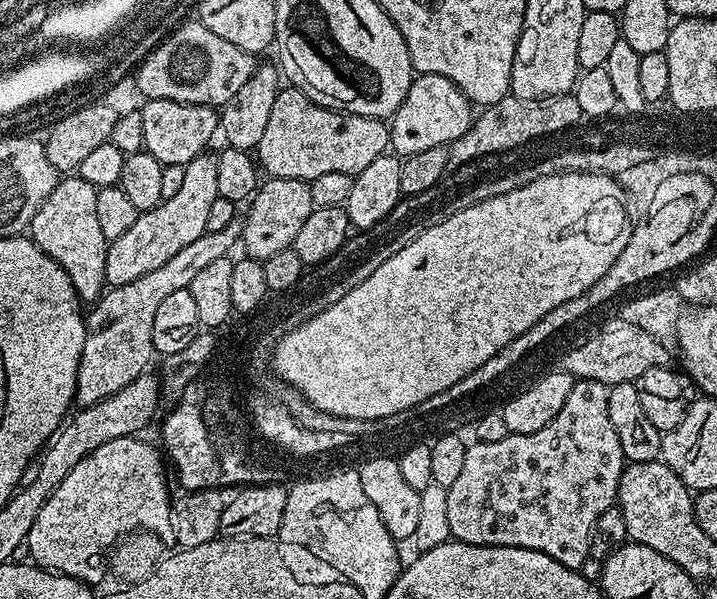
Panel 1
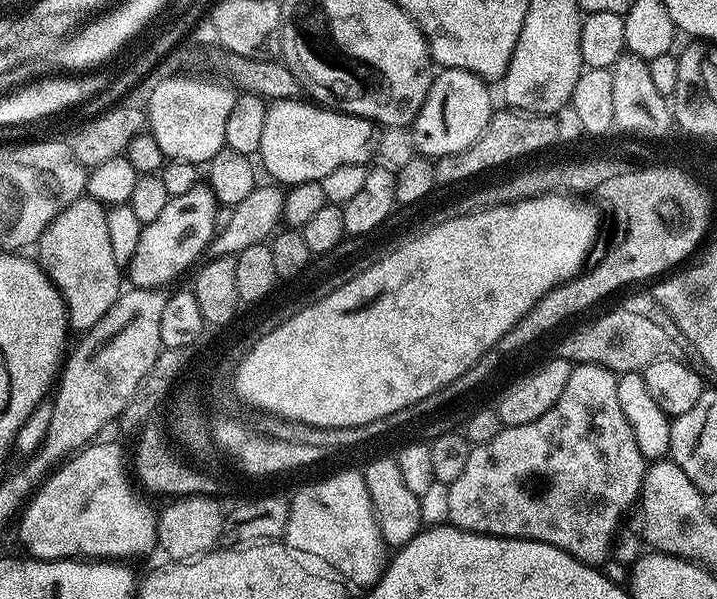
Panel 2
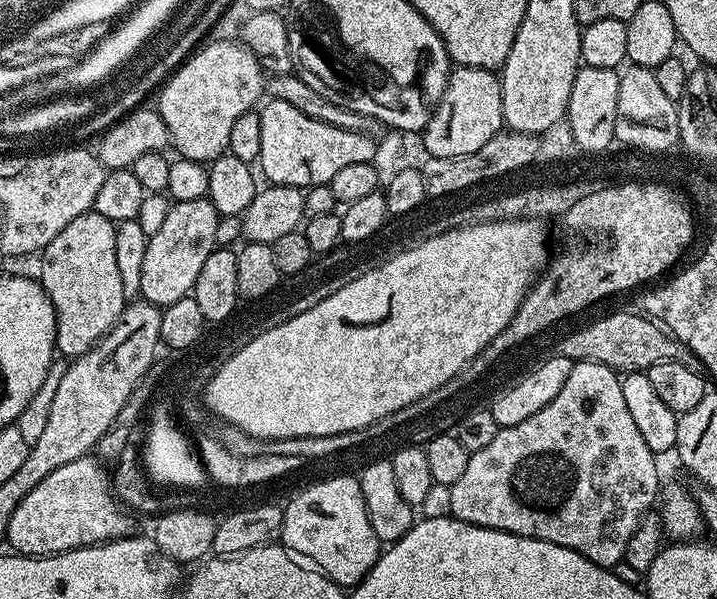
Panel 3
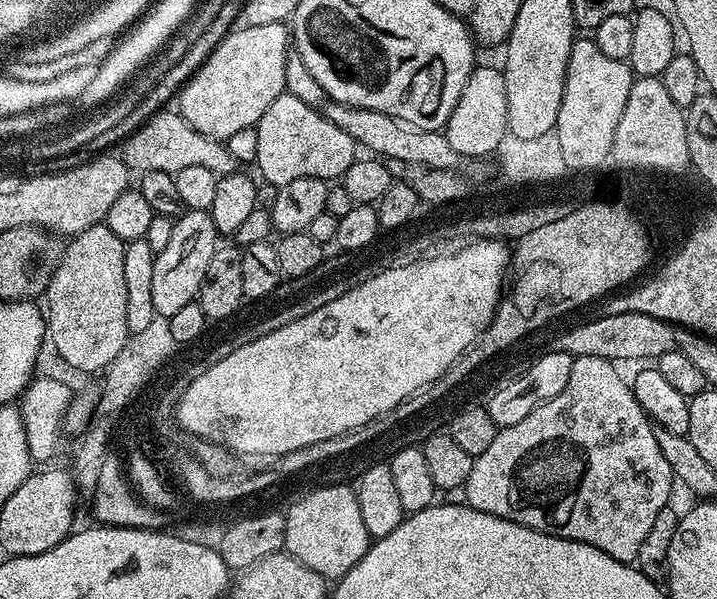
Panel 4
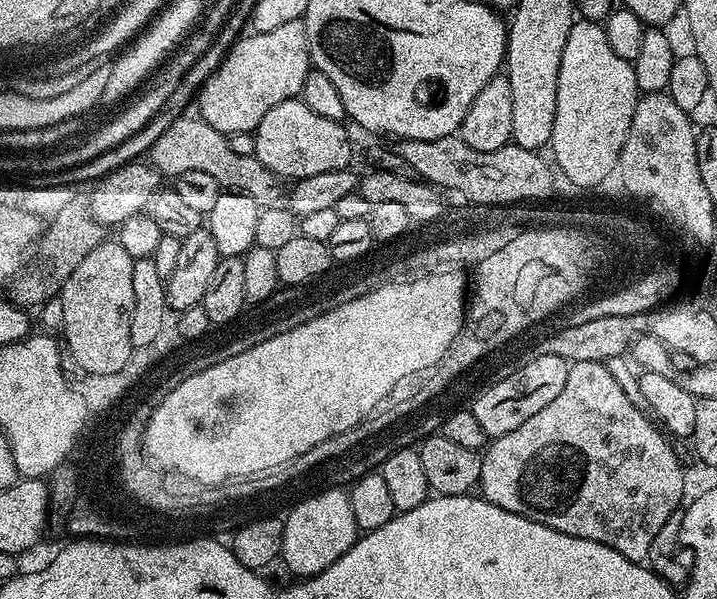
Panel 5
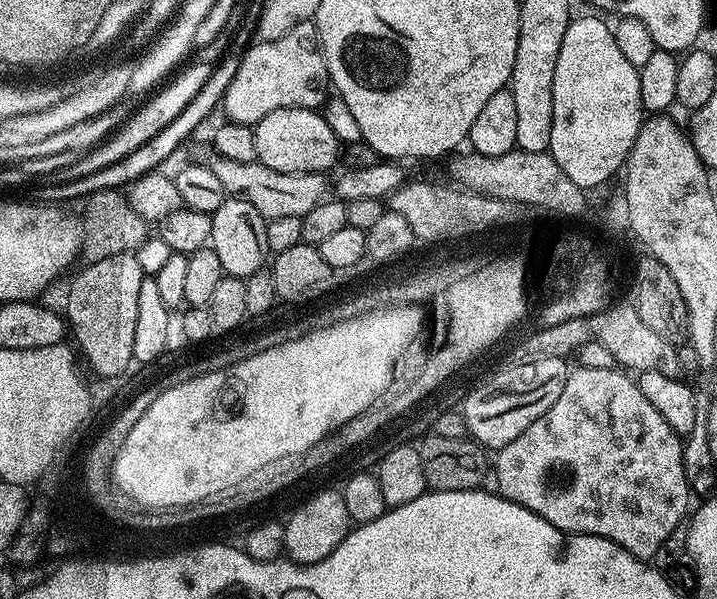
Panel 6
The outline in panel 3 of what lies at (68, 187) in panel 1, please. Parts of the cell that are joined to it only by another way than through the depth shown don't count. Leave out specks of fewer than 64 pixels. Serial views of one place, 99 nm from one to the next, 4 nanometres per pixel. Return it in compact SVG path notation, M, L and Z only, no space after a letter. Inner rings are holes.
M95 210L82 214L44 247L38 279L56 311L56 350L62 357L86 354L118 322L126 297L114 259L116 224Z

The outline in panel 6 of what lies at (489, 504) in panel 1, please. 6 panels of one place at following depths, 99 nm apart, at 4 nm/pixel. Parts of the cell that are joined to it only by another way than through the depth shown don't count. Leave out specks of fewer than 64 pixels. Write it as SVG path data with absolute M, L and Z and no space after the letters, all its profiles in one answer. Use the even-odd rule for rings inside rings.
M573 367L566 378L566 386L562 386L562 394L558 394L558 402L554 402L554 406L550 406L550 410L542 418L538 418L538 422L526 426L526 430L522 430L522 434L518 434L518 438L514 438L514 442L499 449L495 456L494 476L496 472L497 484L495 487L498 489L499 495L505 496L510 502L514 502L542 518L546 518L546 522L550 522L558 530L574 536L606 538L625 548L636 560L655 561L662 542L666 542L666 538L670 538L674 526L685 523L690 512L690 507L688 508L688 476L690 476L690 472L684 466L684 445L681 437L677 436L676 431L670 426L670 422L666 422L666 418L662 418L662 414L658 414L658 410L654 410L654 406L650 406L650 401L643 396L639 383L627 371L621 370L619 367L610 369Z

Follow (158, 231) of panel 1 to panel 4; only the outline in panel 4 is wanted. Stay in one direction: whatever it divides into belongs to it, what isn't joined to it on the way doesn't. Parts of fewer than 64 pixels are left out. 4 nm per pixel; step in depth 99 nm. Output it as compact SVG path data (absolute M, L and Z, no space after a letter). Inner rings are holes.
M188 210L175 217L170 242L156 253L154 262L154 310L157 316L173 316L182 310L182 306L194 303L199 297L202 278L206 278L206 266L210 266L216 247L218 233L208 212Z

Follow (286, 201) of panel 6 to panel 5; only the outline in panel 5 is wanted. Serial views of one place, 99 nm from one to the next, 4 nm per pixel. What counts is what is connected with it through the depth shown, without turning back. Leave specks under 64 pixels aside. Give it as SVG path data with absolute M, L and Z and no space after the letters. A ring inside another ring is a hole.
M196 114L180 116L165 130L162 138L154 142L150 163L164 178L181 176L186 174L186 170L203 170L213 176L214 182L218 182L221 189L246 194L261 206L272 206L279 201L276 199L280 196L281 177L266 170L266 166L258 162L256 155L236 153L225 133L214 130L214 126L210 126Z

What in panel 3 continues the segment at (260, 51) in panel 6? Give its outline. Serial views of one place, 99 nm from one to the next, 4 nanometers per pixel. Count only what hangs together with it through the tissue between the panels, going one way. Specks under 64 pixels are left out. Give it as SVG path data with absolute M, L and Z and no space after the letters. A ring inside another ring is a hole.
M235 39L215 40L197 48L168 77L168 81L158 92L158 97L160 96L158 111L162 122L166 122L171 147L173 149L176 147L180 151L177 153L185 160L211 162L216 157L225 155L228 152L230 129L234 127L234 122L238 122L242 114L253 111L261 103L260 95L263 97L266 92L266 72L256 55L243 42L237 42Z

